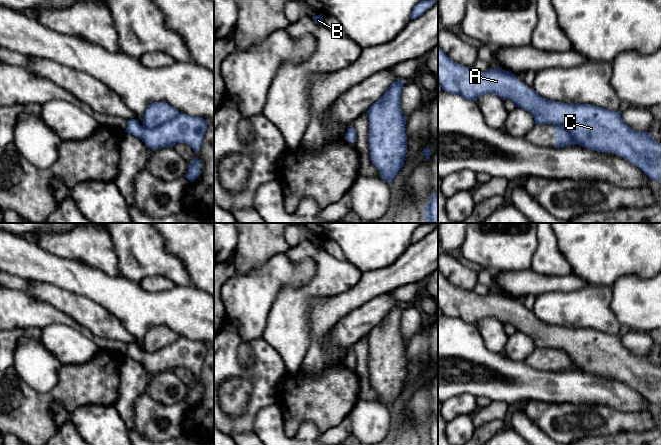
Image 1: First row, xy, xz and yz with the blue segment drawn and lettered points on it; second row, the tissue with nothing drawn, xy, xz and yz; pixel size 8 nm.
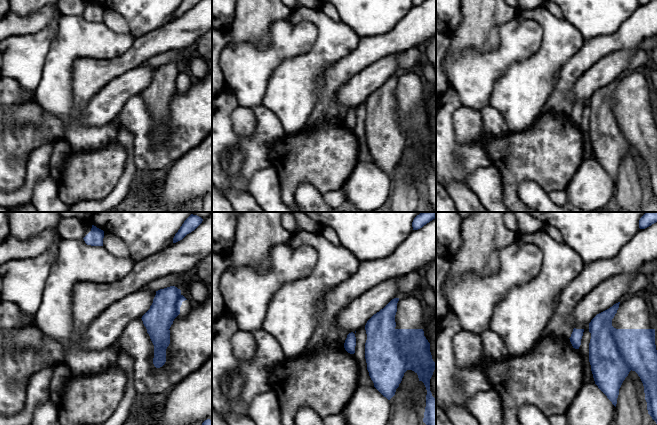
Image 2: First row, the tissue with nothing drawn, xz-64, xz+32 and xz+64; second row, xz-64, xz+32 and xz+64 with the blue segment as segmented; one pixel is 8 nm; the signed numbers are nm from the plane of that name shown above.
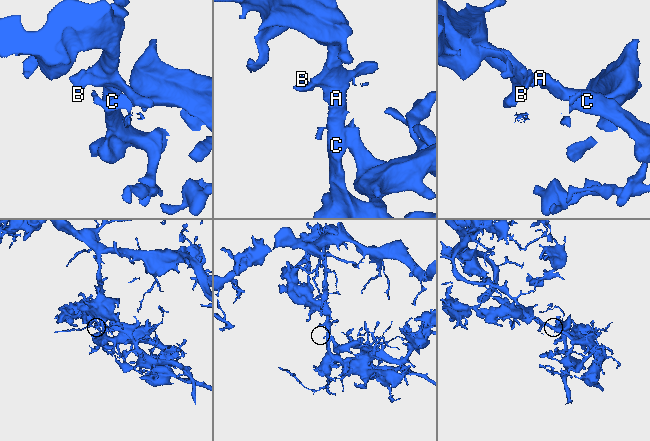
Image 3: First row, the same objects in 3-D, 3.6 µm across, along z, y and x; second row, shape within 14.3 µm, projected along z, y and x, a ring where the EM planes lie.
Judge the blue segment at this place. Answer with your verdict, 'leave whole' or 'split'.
split

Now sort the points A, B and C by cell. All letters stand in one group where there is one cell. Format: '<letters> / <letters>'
A B / C

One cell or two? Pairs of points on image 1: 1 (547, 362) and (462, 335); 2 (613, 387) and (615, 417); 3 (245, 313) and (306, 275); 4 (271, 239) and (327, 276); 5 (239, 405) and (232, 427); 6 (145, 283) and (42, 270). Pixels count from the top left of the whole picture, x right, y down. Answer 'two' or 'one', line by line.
1: two
2: two
3: one
4: two
5: two
6: two

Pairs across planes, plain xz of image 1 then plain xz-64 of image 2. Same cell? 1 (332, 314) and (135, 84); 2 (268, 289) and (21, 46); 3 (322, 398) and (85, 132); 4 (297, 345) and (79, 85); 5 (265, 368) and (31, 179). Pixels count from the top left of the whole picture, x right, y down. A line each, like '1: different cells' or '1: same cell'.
1: different cells
2: same cell
3: different cells
4: different cells
5: same cell

